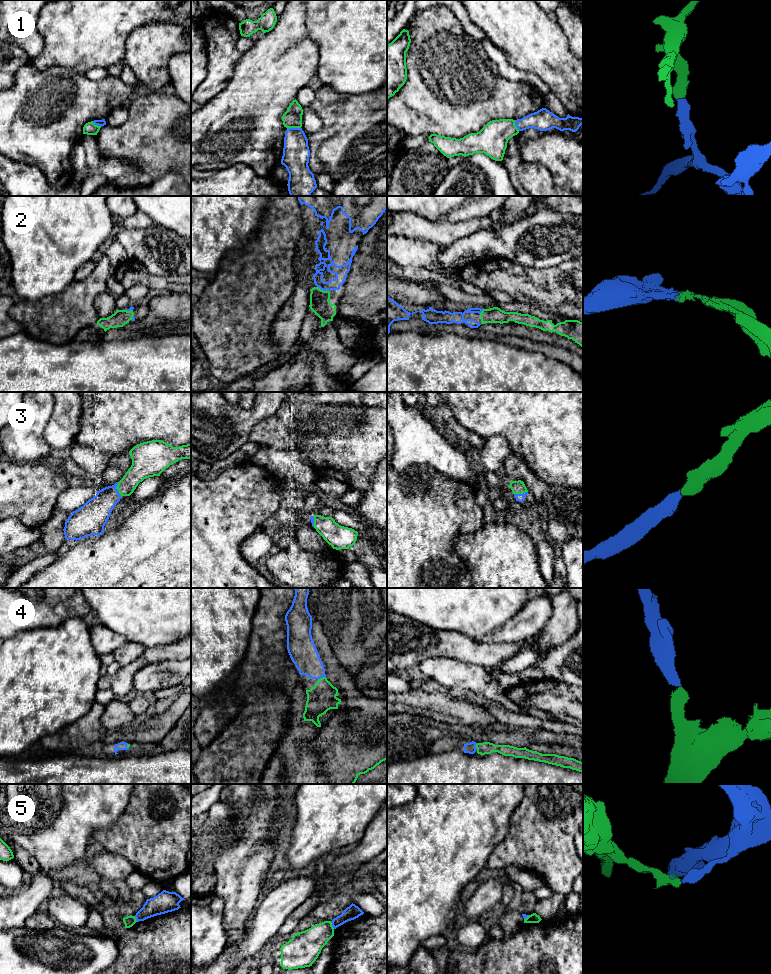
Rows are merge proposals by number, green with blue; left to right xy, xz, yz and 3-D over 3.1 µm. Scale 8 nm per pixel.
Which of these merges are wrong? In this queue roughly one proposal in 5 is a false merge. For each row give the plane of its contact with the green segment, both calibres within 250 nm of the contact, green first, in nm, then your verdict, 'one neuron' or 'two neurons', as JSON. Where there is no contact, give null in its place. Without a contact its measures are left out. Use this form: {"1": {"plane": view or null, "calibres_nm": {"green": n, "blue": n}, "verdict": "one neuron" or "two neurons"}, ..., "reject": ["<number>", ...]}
{"1": {"plane": "xz", "calibres_nm": {"green": 160, "blue": 220}, "verdict": "one neuron"}, "2": {"plane": "xz", "calibres_nm": {"green": 160, "blue": 100}, "verdict": "one neuron"}, "3": {"plane": "xy", "calibres_nm": {"green": 160, "blue": 220}, "verdict": "one neuron"}, "4": {"plane": "xz", "calibres_nm": {"green": 220, "blue": 220}, "verdict": "one neuron"}, "5": {"plane": "xz", "calibres_nm": {"green": 240, "blue": 120}, "verdict": "two neurons"}, "reject": ["5"]}

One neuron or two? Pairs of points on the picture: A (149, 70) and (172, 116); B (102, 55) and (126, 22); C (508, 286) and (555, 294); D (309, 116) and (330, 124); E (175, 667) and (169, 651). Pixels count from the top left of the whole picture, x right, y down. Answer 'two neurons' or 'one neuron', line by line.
A: two neurons
B: one neuron
C: one neuron
D: two neurons
E: two neurons

